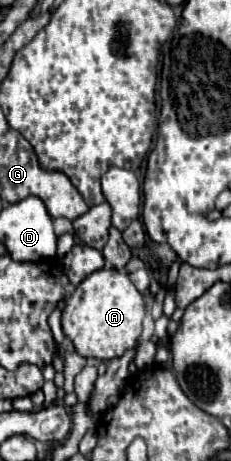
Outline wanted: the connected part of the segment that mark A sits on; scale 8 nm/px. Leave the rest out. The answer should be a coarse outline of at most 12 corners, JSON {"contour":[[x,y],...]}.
{"contour":[[99,269],[67,297],[79,355],[109,361],[141,337],[143,295]]}

